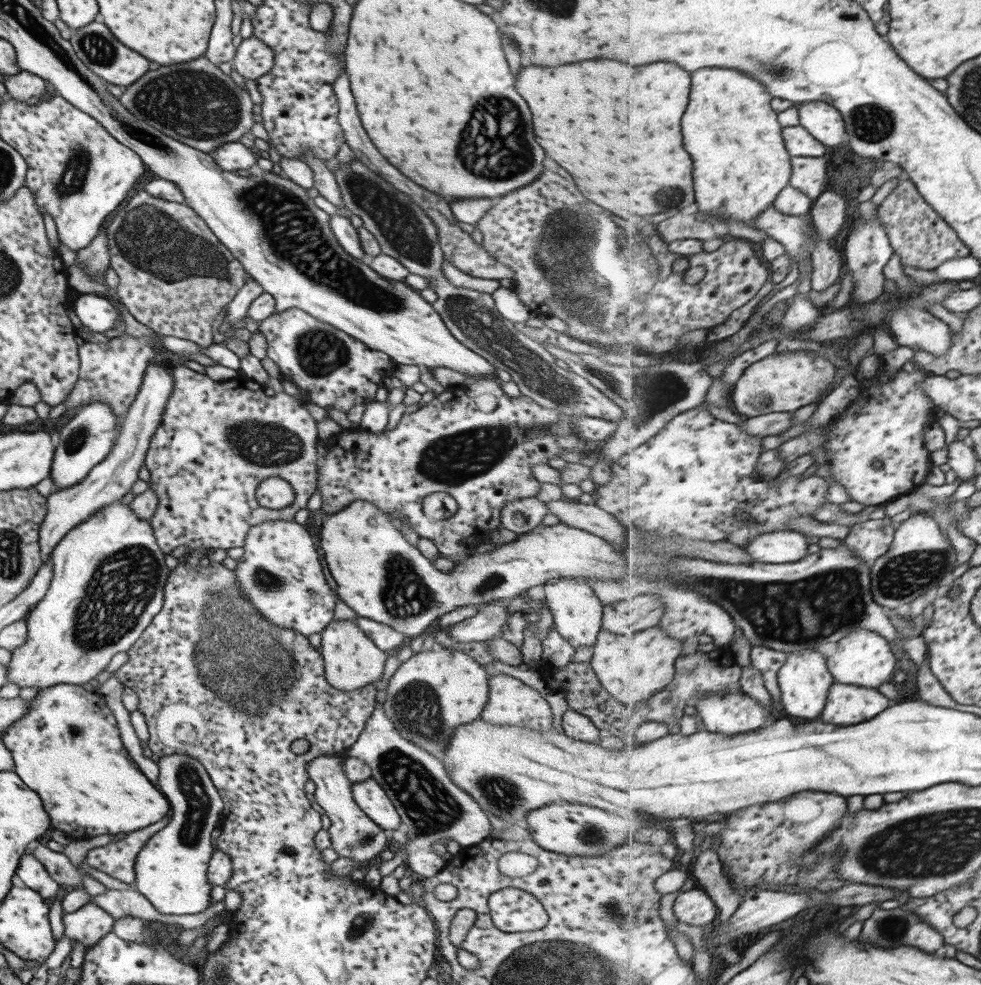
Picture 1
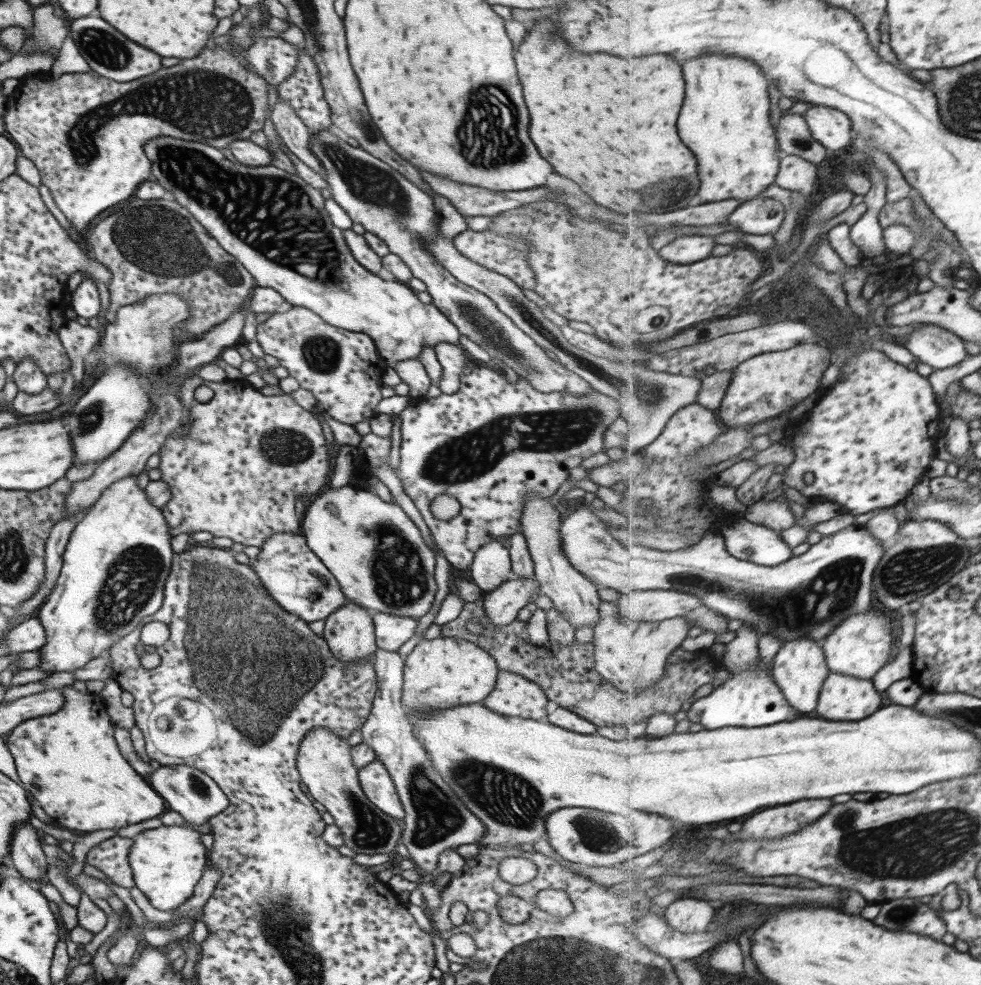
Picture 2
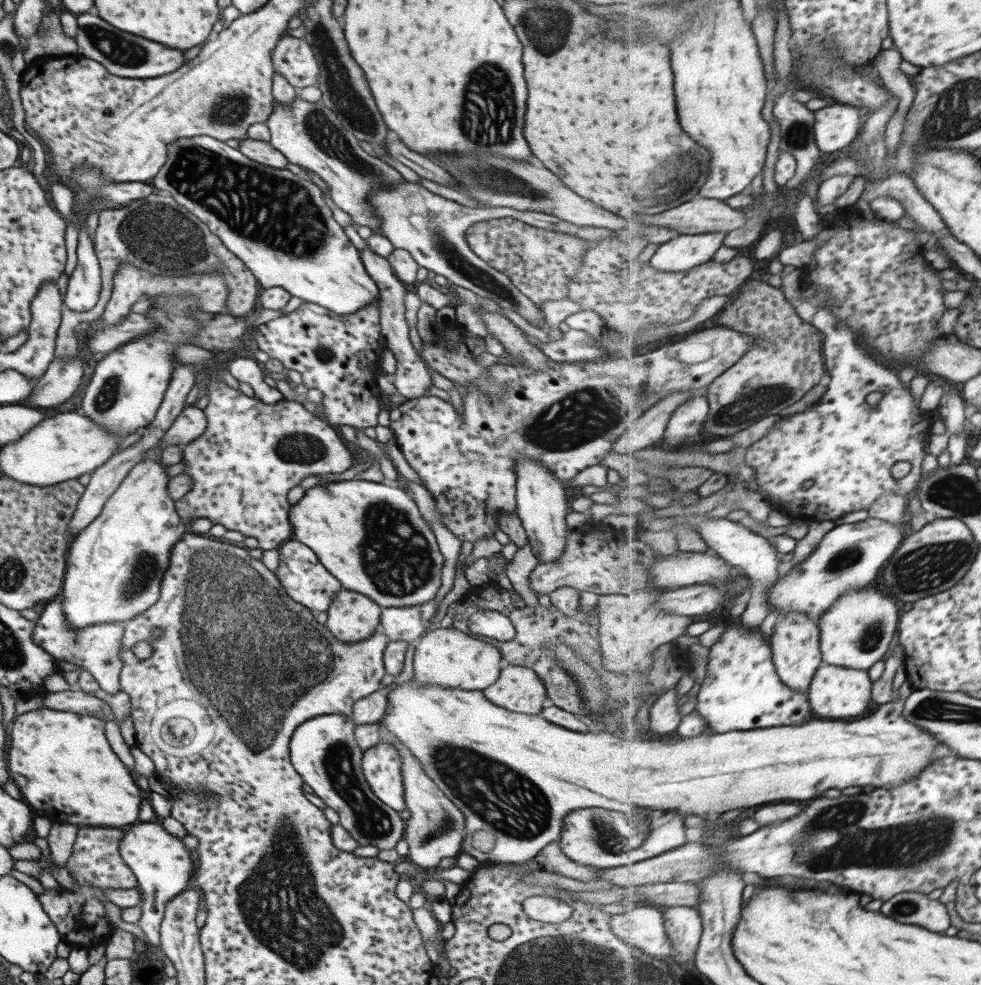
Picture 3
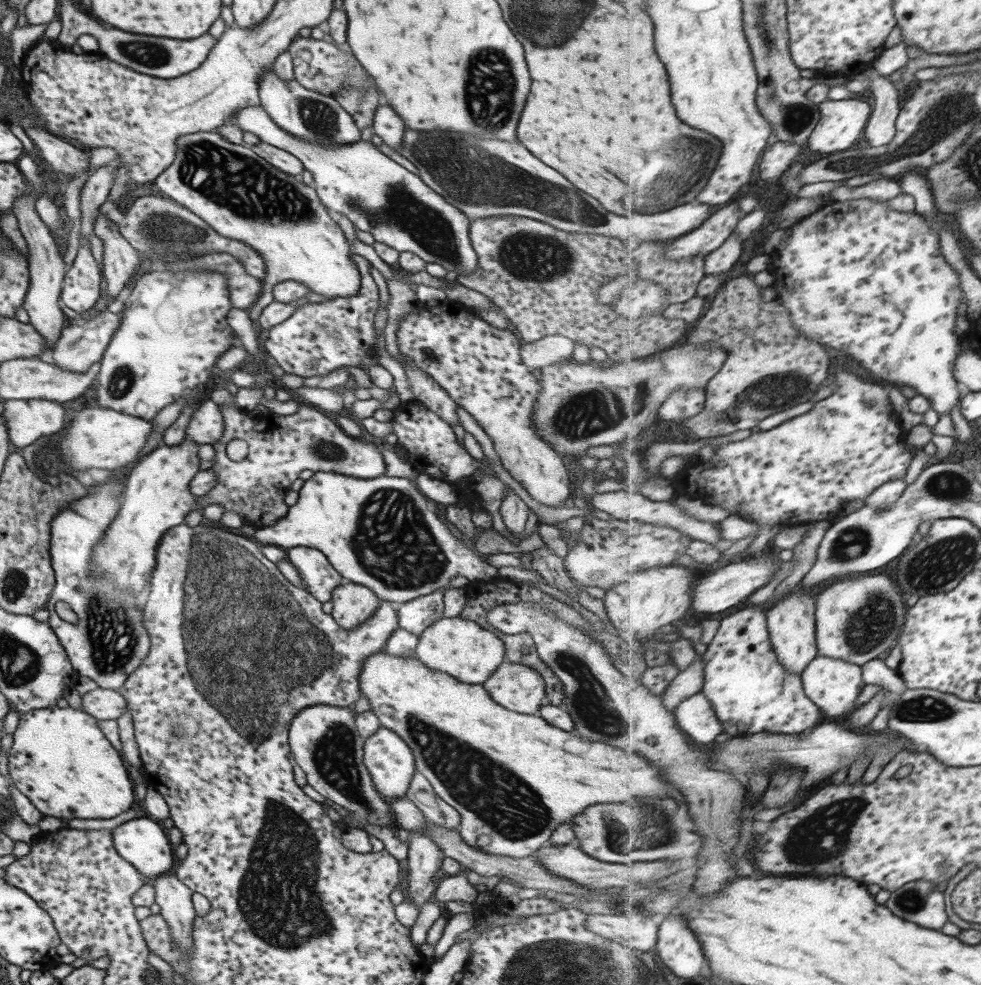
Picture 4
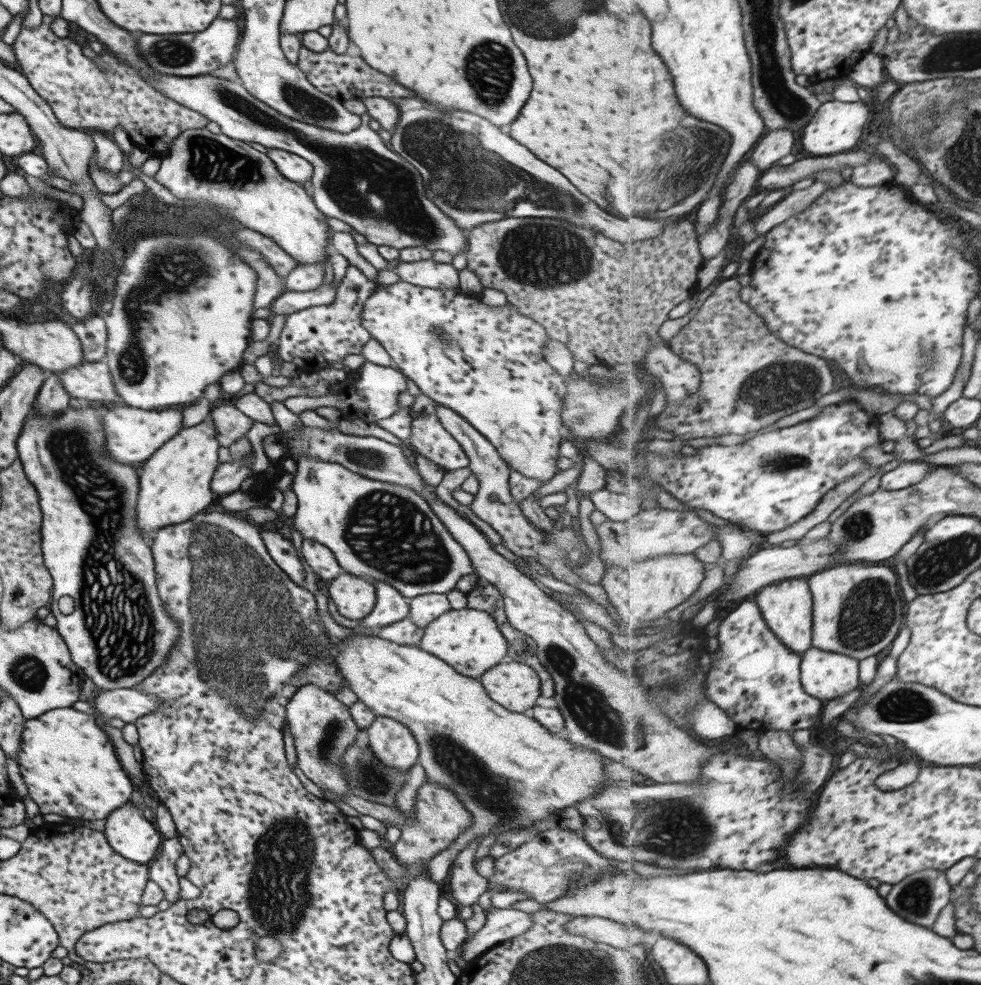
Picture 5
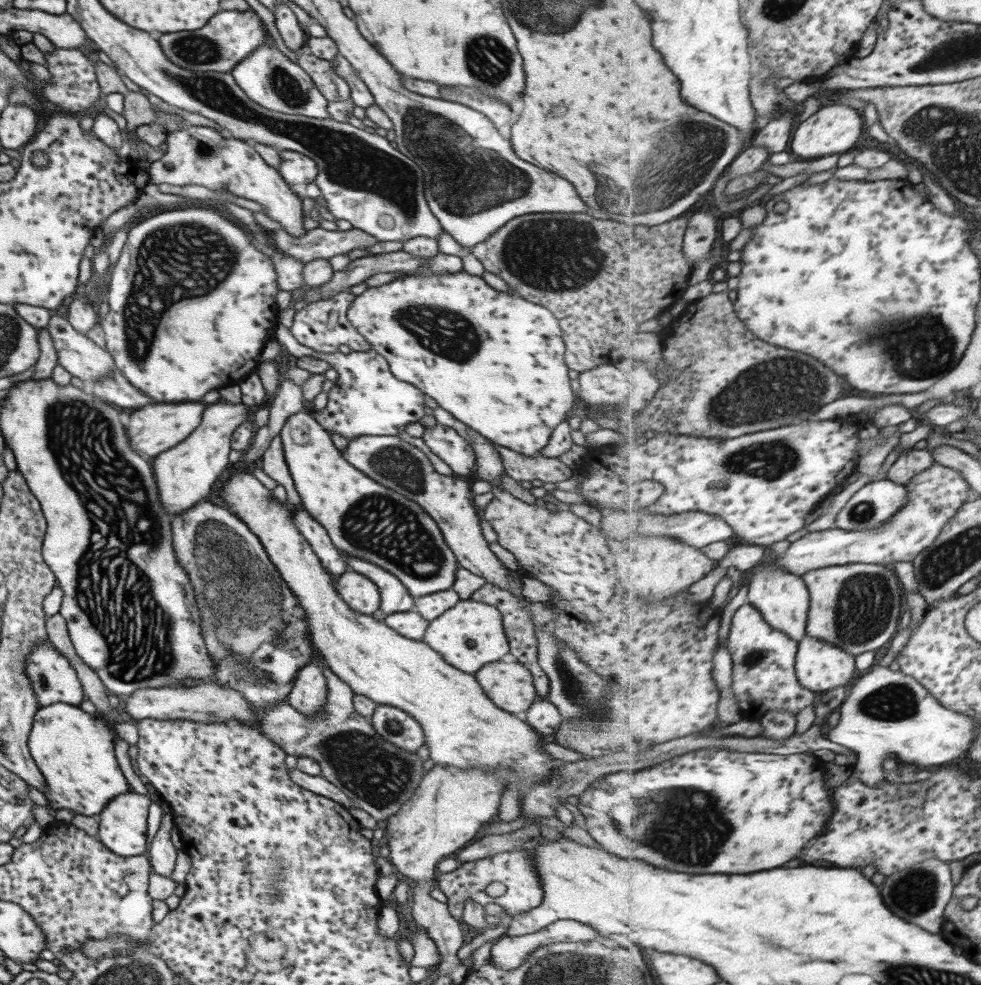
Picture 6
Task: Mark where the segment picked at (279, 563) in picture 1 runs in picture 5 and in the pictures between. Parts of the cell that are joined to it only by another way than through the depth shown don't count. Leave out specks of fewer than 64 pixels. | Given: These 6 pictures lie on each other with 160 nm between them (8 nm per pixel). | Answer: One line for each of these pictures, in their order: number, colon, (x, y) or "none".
2: (294, 577)
3: (304, 578)
4: (314, 569)
5: (319, 558)

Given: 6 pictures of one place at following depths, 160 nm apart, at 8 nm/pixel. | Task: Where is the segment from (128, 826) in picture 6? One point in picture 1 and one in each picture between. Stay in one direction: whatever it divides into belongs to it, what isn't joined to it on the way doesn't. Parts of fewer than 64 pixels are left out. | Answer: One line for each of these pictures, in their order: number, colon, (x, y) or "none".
1: (169, 871)
2: (166, 862)
3: (160, 863)
4: (141, 842)
5: (127, 832)

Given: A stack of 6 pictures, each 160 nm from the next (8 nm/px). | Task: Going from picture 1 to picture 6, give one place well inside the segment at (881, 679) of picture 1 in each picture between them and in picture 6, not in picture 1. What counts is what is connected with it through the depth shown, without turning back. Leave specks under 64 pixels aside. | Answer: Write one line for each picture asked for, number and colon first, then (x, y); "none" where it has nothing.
2: (861, 645)
3: (856, 632)
4: (857, 619)
5: (858, 609)
6: (858, 607)

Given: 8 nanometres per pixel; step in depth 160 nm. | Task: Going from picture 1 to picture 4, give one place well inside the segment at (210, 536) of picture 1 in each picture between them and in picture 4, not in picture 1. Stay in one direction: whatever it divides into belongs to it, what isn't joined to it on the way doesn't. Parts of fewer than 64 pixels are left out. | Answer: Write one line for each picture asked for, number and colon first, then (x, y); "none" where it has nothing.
2: (247, 457)
3: (251, 453)
4: (279, 447)

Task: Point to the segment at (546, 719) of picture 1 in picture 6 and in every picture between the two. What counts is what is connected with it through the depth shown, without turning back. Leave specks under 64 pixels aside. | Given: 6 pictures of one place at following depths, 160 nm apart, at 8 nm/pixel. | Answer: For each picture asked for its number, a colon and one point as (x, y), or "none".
2: (513, 695)
3: (517, 688)
4: (516, 687)
5: (515, 686)
6: (508, 685)

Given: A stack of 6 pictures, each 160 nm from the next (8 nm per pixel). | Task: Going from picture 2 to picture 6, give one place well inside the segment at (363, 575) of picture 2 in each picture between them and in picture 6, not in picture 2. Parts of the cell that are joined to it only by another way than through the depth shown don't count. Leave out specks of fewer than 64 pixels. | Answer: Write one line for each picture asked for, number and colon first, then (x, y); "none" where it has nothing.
3: (370, 536)
4: (404, 551)
5: (376, 530)
6: (362, 518)

